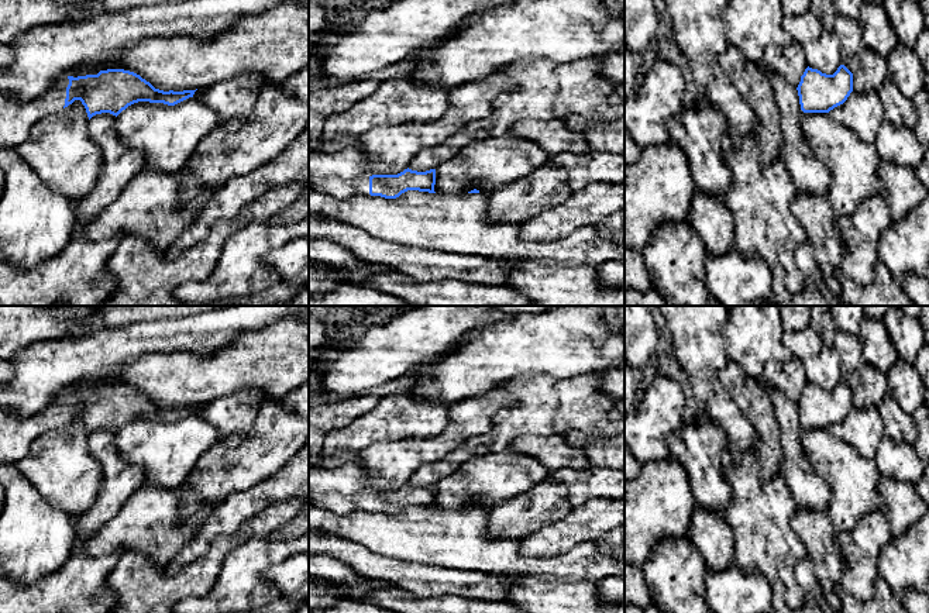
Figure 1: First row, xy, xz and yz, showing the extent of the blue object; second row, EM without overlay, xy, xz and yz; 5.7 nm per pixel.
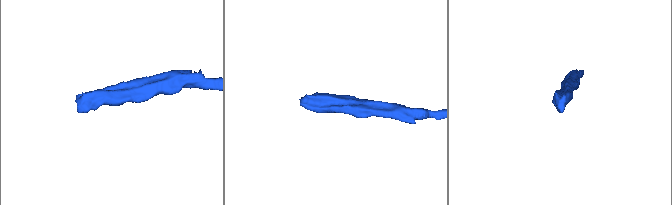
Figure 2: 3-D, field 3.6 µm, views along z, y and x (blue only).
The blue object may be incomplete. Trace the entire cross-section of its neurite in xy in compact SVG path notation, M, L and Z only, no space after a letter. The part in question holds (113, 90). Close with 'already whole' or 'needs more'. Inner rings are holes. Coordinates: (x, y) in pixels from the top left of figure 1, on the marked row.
M107 69L97 75L63 76L45 94L28 101L0 93L0 148L16 148L28 138L34 124L59 113L75 100L82 101L90 120L101 113L117 117L138 101L175 106L193 97L195 92L164 92L134 72Z | needs more

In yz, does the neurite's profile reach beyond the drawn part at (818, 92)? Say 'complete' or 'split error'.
complete

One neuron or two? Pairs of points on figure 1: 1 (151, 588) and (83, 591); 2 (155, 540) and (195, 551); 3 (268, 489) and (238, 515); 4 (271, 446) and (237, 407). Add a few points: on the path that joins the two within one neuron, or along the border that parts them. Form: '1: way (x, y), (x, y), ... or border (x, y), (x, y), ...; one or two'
1: border (120, 558), (107, 579), (113, 598); two
2: border (203, 522), (169, 564); two
3: way (261, 495), (245, 508); one
4: border (260, 406), (254, 423), (245, 431), (220, 437); two

